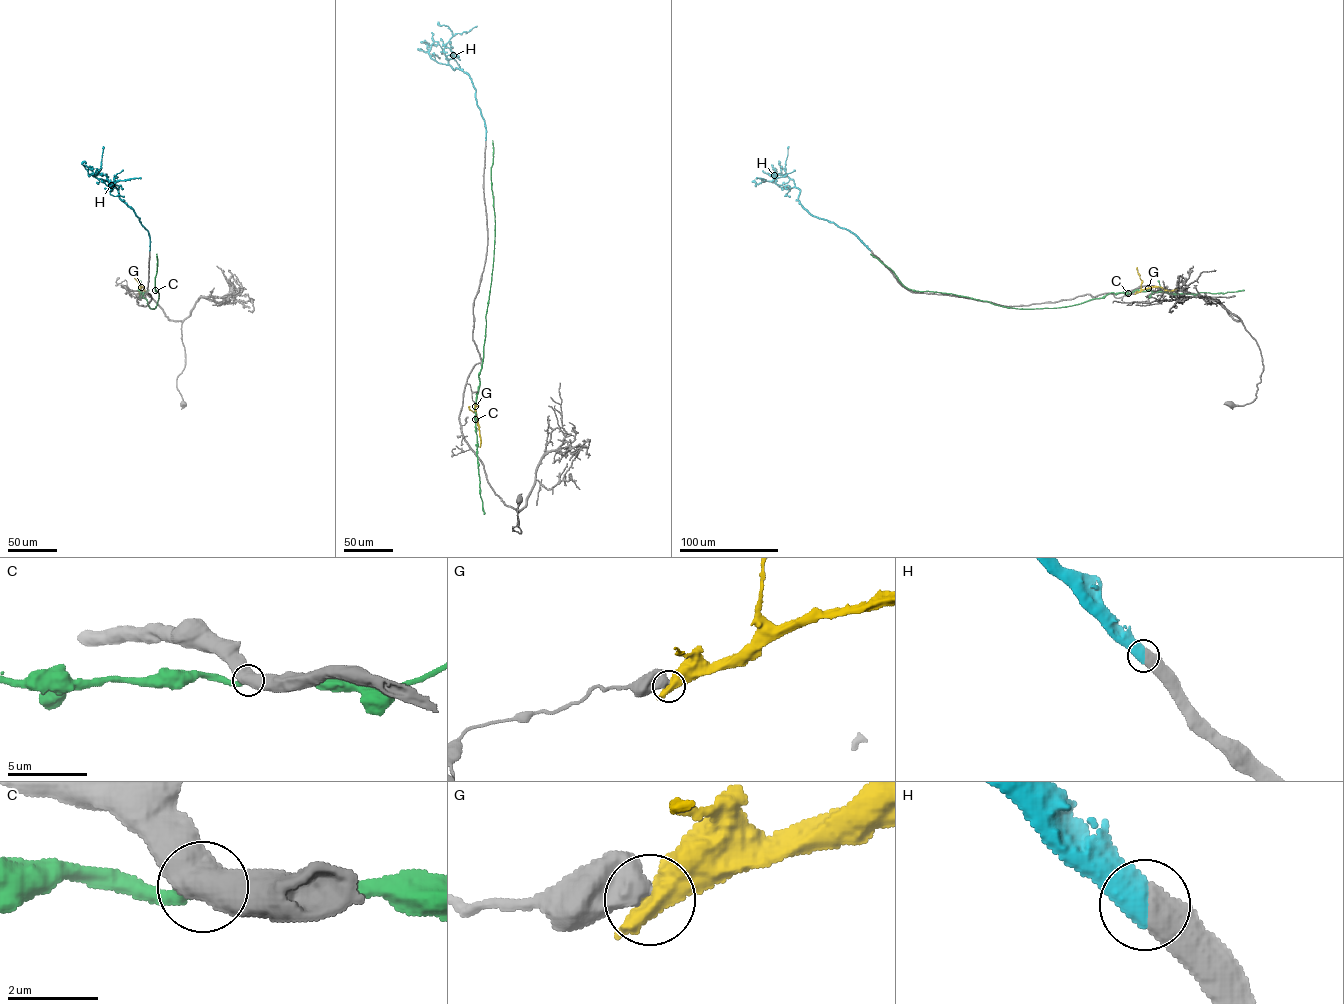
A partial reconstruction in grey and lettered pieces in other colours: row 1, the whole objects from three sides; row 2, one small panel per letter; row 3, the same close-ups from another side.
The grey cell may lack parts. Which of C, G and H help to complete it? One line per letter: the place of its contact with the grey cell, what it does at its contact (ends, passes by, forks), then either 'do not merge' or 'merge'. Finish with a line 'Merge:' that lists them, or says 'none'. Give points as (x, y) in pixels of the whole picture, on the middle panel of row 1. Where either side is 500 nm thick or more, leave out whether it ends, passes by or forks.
C: (477, 457) | do not merge
G: (475, 405) | do not merge
H: (486, 140) | merge
Merge: H

